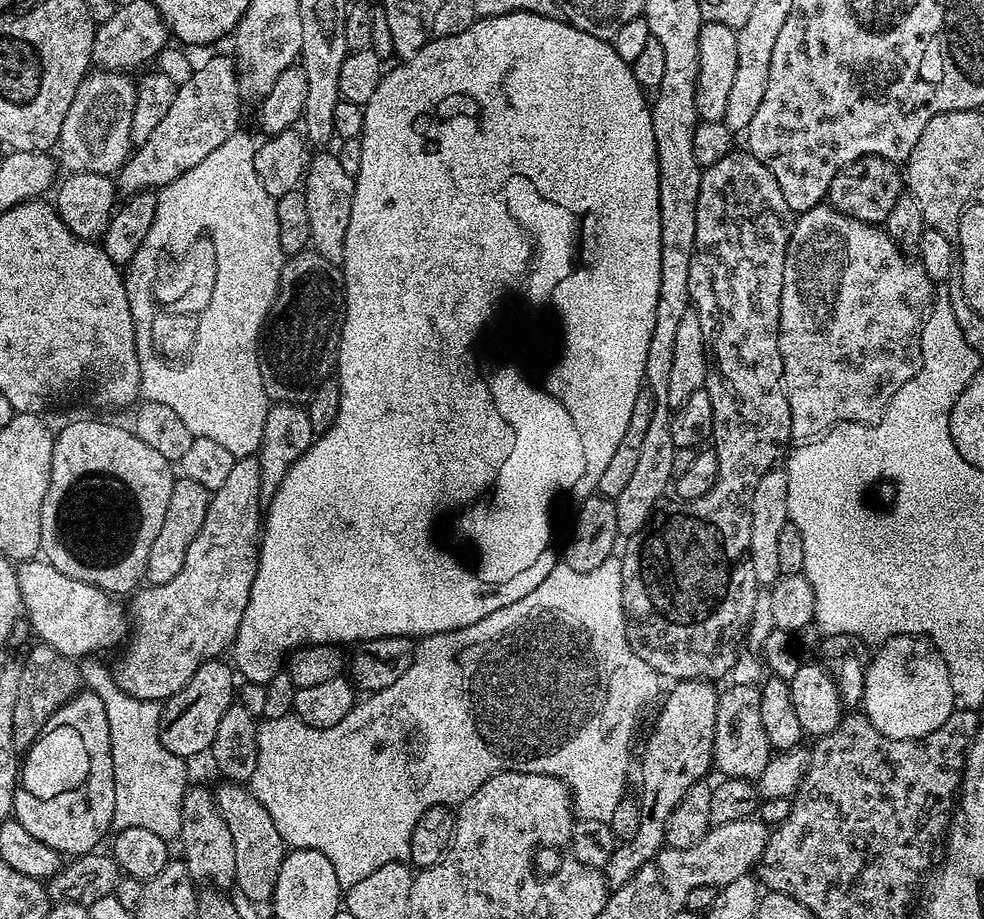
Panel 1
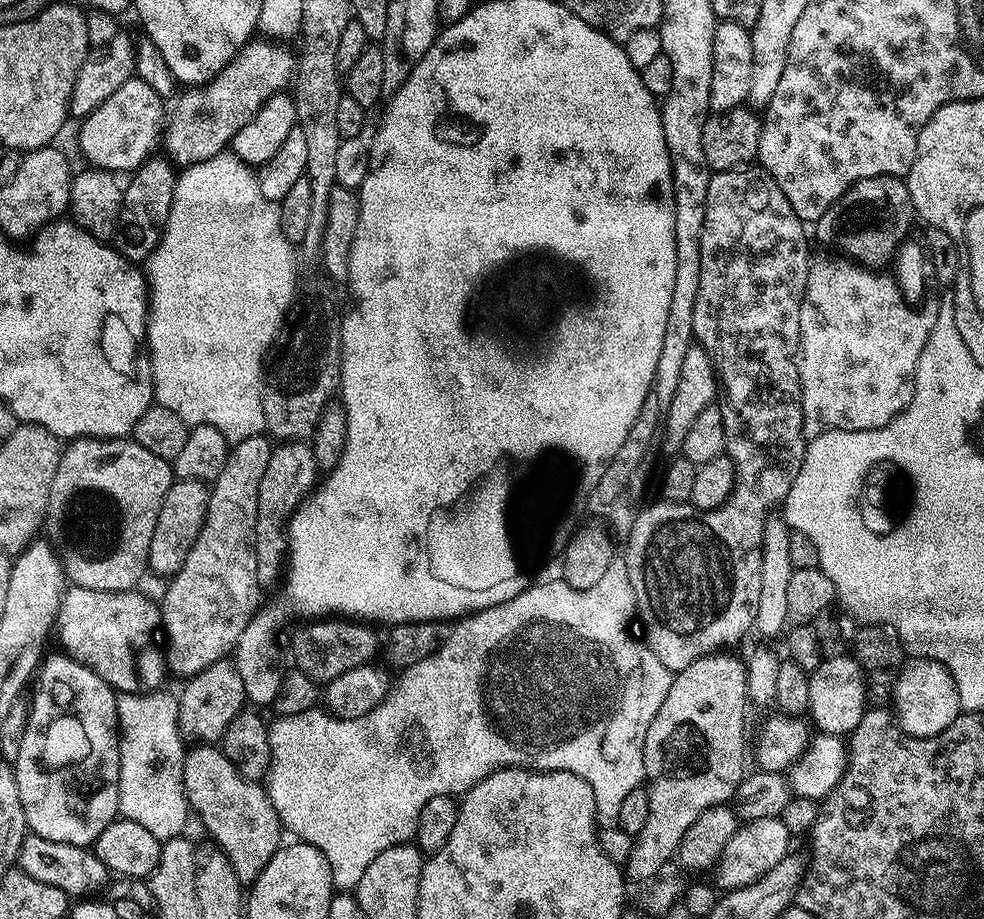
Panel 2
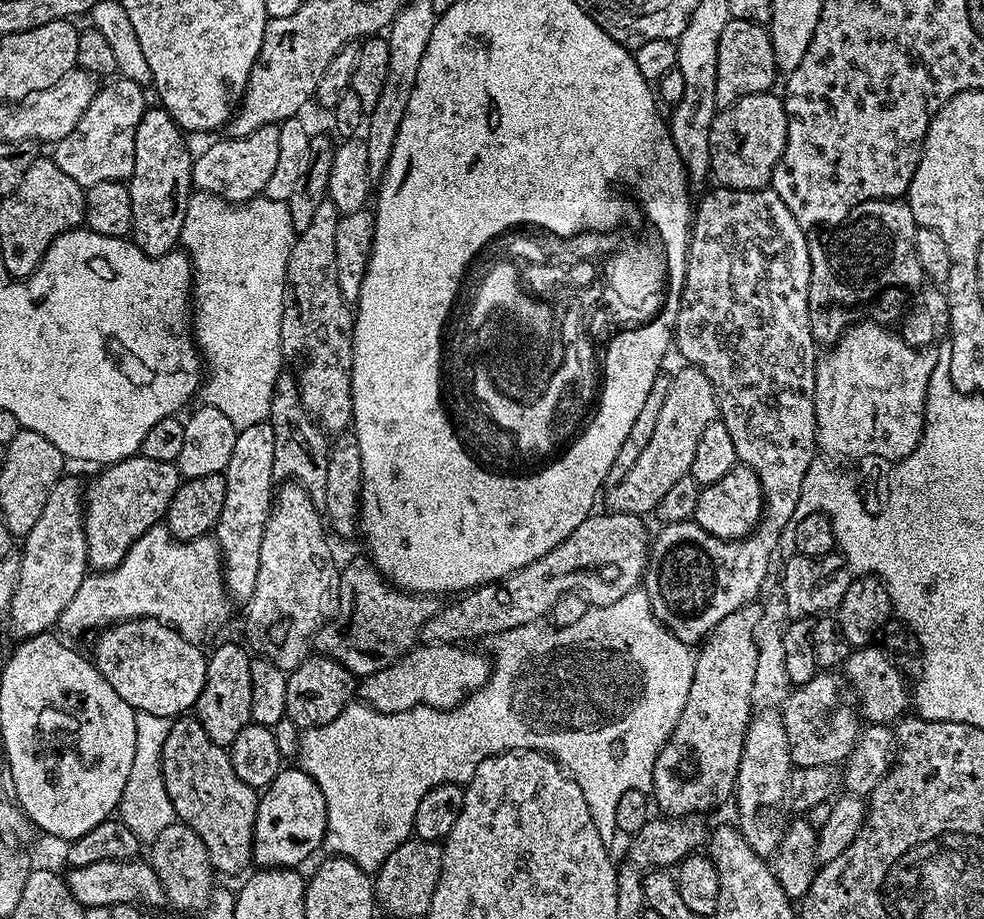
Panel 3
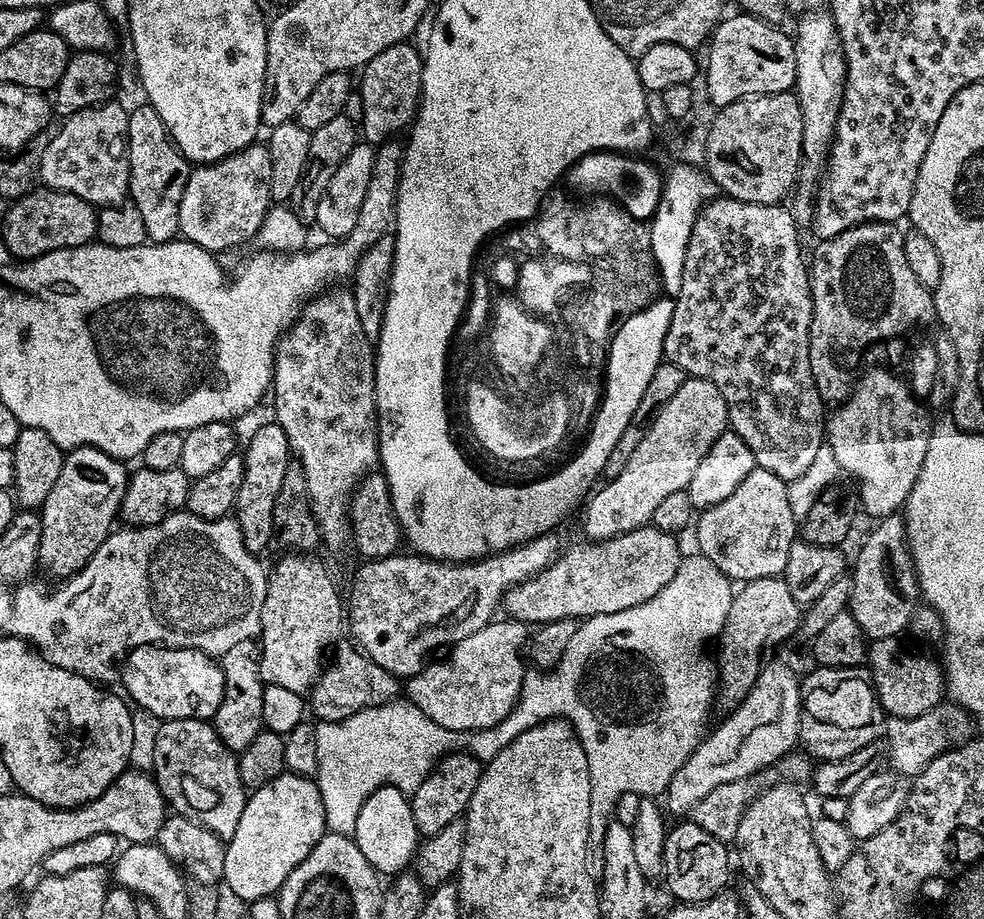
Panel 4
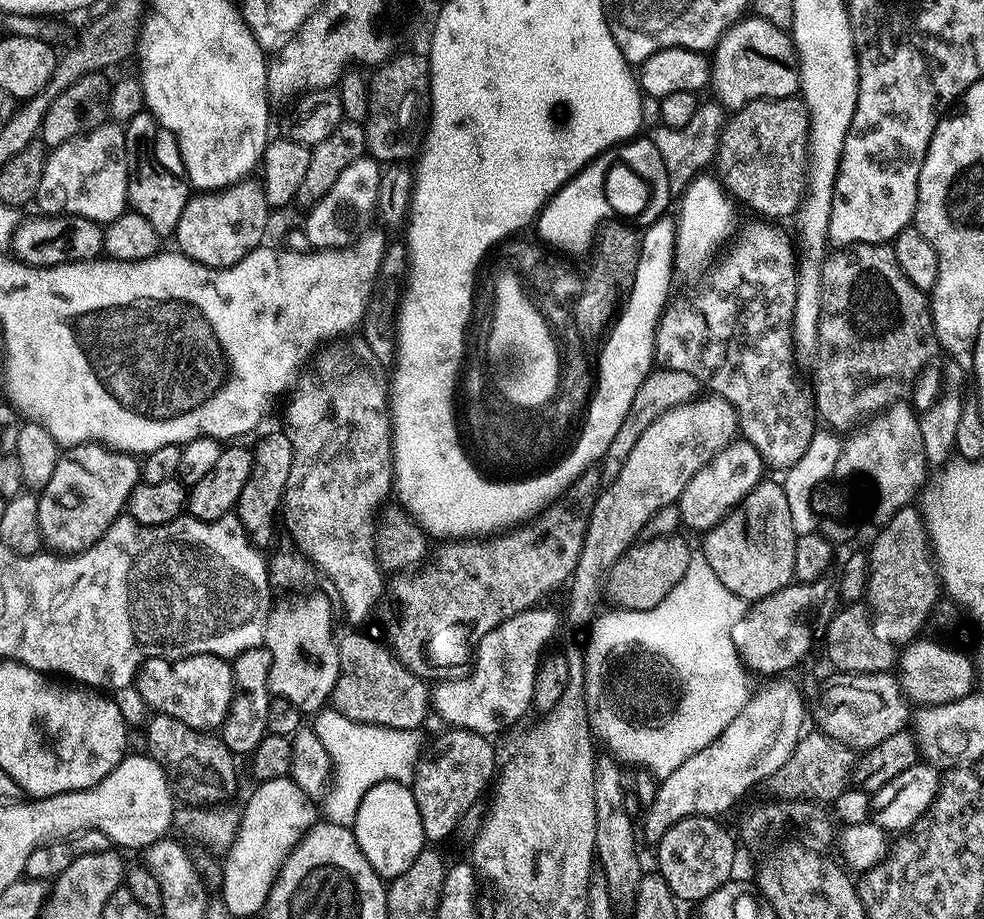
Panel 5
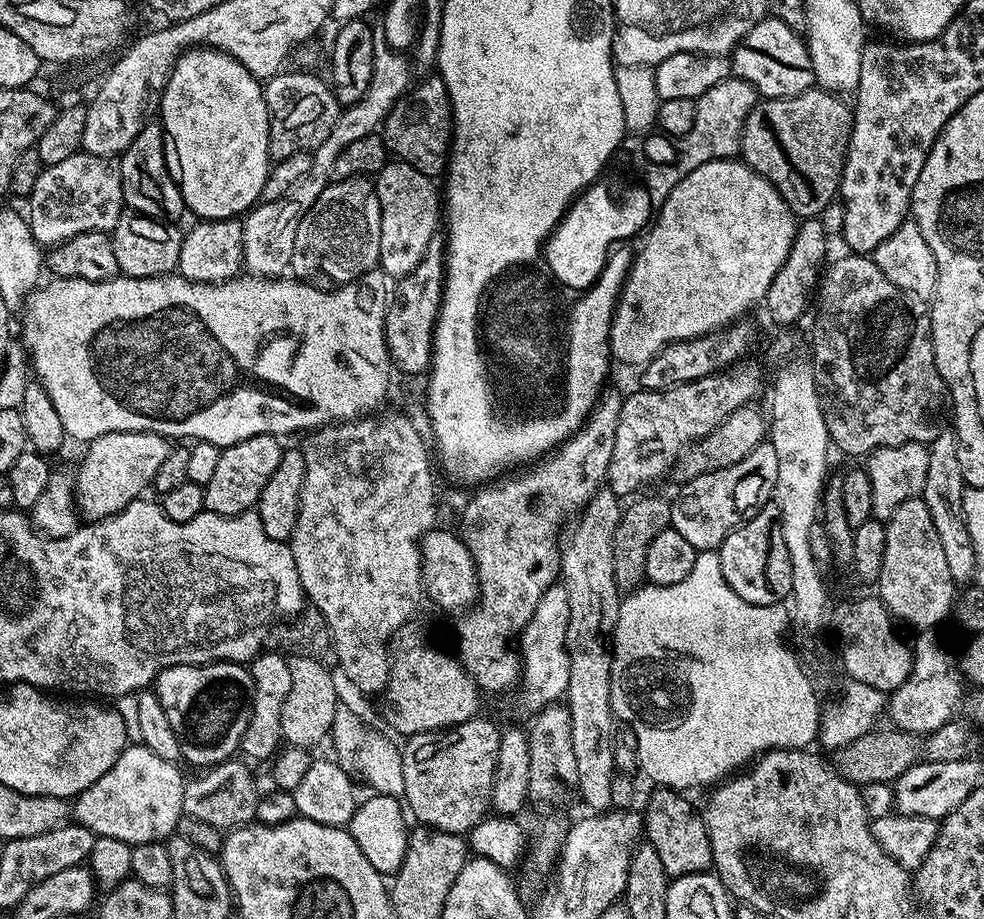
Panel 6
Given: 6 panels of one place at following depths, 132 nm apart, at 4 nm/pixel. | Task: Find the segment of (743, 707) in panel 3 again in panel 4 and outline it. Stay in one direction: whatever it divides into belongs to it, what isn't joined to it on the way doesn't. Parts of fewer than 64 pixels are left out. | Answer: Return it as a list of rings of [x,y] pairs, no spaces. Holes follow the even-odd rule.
[[[779,576],[750,580],[741,588],[744,589],[741,592],[739,589],[732,597],[732,605],[718,637],[718,700],[728,710],[741,704],[754,686],[765,659],[764,647],[795,637],[802,615],[802,606],[794,598],[794,594],[790,594],[790,586],[786,586],[786,582]]]

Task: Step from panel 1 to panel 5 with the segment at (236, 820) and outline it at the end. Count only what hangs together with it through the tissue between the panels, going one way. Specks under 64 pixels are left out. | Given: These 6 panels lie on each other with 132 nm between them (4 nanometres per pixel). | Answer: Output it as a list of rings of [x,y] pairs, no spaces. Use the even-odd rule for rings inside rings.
[[[163,714],[153,715],[147,721],[147,732],[147,755],[164,767],[165,774],[171,779],[173,793],[179,799],[181,796],[184,804],[216,806],[227,801],[224,799],[236,788],[237,761],[219,735],[198,732],[186,726],[186,722]]]

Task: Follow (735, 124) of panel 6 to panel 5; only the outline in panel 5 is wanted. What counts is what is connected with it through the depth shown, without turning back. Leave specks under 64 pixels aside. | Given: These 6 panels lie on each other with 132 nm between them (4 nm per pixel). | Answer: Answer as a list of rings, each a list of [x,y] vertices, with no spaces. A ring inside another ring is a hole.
[[[702,102],[694,113],[694,119],[687,126],[681,128],[665,128],[656,126],[651,129],[650,139],[660,156],[660,163],[664,165],[668,175],[668,189],[673,197],[679,198],[688,189],[688,183],[696,179],[705,171],[709,163],[715,161],[716,152],[720,148],[720,139],[724,133],[726,123],[726,109],[719,102]]]

